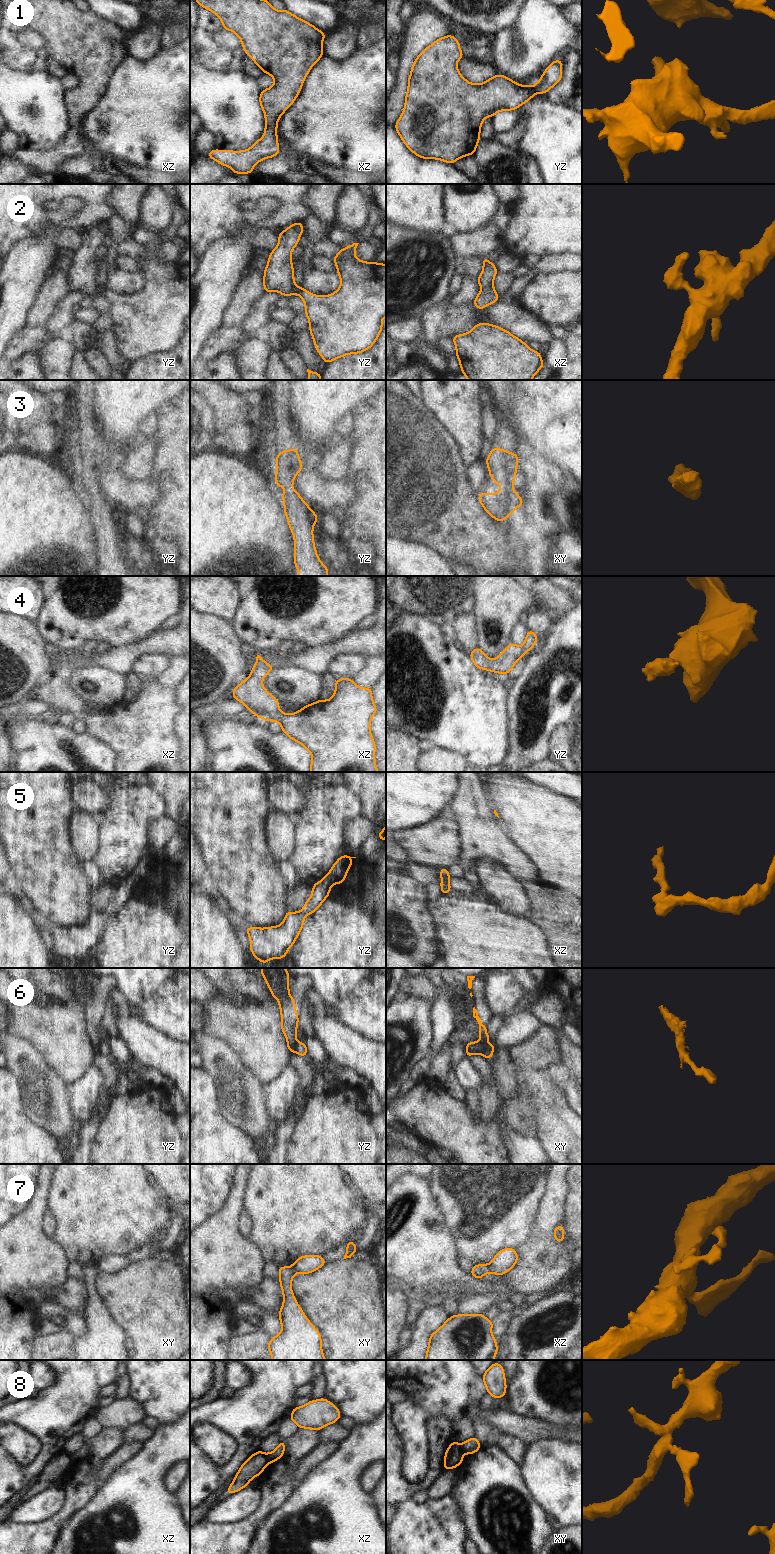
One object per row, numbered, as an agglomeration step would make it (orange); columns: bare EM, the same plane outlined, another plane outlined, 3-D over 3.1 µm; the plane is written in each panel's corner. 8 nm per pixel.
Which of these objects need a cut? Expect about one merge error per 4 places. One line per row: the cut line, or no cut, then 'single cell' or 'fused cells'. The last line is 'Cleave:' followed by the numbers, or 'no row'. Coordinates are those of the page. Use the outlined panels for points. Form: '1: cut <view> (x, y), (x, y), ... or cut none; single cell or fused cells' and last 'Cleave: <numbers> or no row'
1: cut none; single cell
2: cut none; single cell
3: cut none; single cell
4: cut none; single cell
5: cut none; single cell
6: cut yz (297, 1042), (296, 1051); fused cells
7: cut xz (488, 1264), (490, 1271); fused cells
8: cut xz (265, 1454), (268, 1463); fused cells
Cleave: 6, 7, 8

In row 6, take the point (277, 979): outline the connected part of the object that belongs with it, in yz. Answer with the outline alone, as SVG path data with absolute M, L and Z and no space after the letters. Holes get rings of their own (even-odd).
M261 968L271 995L279 1001L281 1011L281 1029L287 1038L287 1047L290 1052L297 1052L296 1030L299 1017L295 1009L295 1000L289 994L290 973L285 968Z

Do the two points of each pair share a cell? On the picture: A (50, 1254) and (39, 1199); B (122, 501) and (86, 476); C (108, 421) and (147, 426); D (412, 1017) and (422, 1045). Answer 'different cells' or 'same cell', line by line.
A: same cell
B: different cells
C: different cells
D: same cell

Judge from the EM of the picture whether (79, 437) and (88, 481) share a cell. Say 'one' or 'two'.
one

